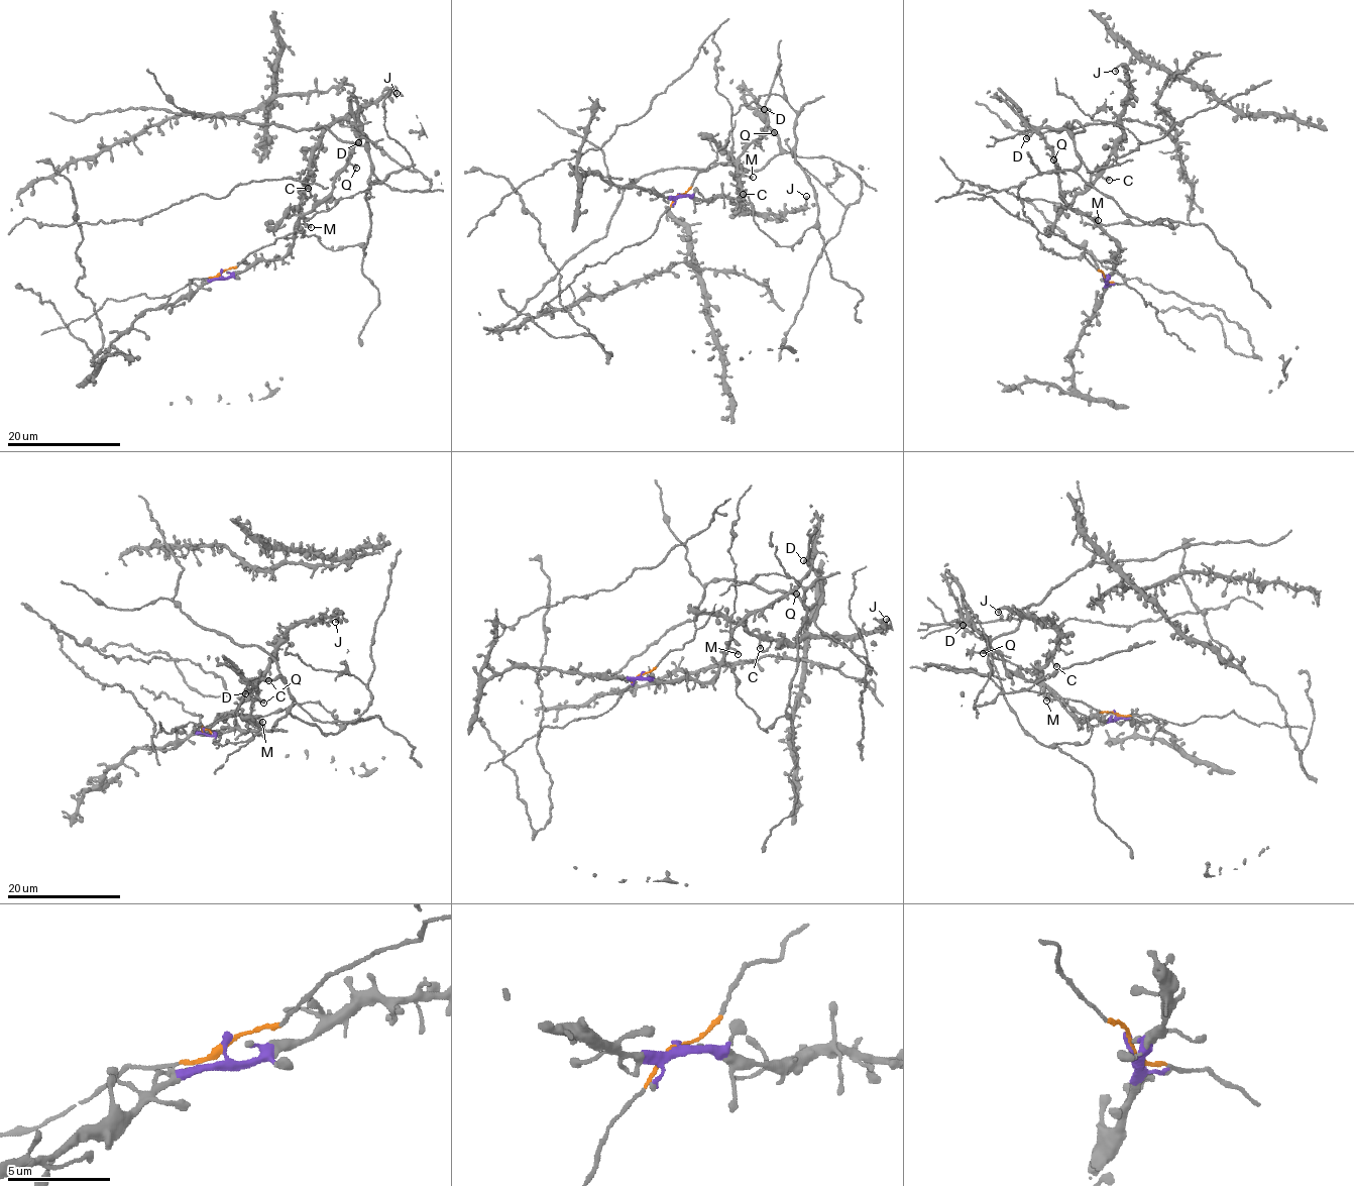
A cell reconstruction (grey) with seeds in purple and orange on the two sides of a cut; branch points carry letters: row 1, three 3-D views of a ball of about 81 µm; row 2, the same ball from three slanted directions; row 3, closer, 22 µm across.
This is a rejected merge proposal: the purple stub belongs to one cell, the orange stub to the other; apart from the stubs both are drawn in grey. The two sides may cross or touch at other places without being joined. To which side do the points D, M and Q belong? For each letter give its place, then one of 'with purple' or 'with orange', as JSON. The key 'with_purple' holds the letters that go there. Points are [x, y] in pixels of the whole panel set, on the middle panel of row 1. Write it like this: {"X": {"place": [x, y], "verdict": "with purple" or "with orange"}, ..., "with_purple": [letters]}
{"D": {"place": [764, 109], "verdict": "with purple"}, "M": {"place": [753, 177], "verdict": "with purple"}, "Q": {"place": [774, 132], "verdict": "with purple"}, "with_purple": ["D", "M", "Q"]}

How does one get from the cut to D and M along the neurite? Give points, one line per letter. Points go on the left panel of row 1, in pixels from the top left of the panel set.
D: (221, 273), (234, 278), (257, 262), (279, 260), (296, 226), (331, 191), (358, 142)
M: (221, 273), (223, 277), (234, 278), (257, 262), (279, 260), (291, 248), (295, 229), (300, 224), (311, 228)

